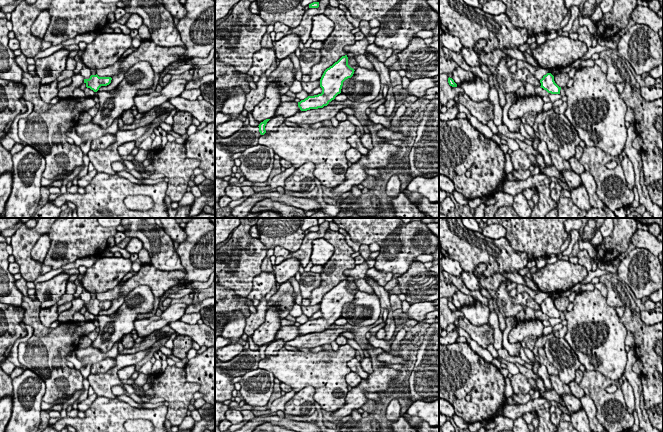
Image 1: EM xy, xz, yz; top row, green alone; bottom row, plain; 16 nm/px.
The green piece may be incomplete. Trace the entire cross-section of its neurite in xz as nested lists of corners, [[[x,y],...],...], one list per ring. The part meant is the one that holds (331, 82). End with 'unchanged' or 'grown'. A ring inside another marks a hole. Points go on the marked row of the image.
[[[347,55],[342,56],[337,62],[324,71],[320,79],[322,93],[308,96],[304,100],[298,102],[300,110],[307,111],[327,106],[341,93],[343,82],[346,79],[351,78],[354,71],[355,70],[348,65]]]; unchanged

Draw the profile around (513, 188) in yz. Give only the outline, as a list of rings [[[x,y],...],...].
[[[544,173],[537,175],[531,175],[529,178],[523,181],[509,181],[503,182],[504,193],[512,195],[513,197],[519,193],[522,193],[527,188],[537,188],[541,185],[548,185],[551,183],[550,177]]]

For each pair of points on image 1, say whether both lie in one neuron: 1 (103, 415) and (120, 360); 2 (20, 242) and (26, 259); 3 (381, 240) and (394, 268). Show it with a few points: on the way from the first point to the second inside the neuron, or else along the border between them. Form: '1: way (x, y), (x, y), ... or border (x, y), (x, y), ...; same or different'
1: border (98, 396), (111, 399); different
2: way (21, 246), (22, 255); same
3: way (388, 247), (394, 253), (394, 261); same

